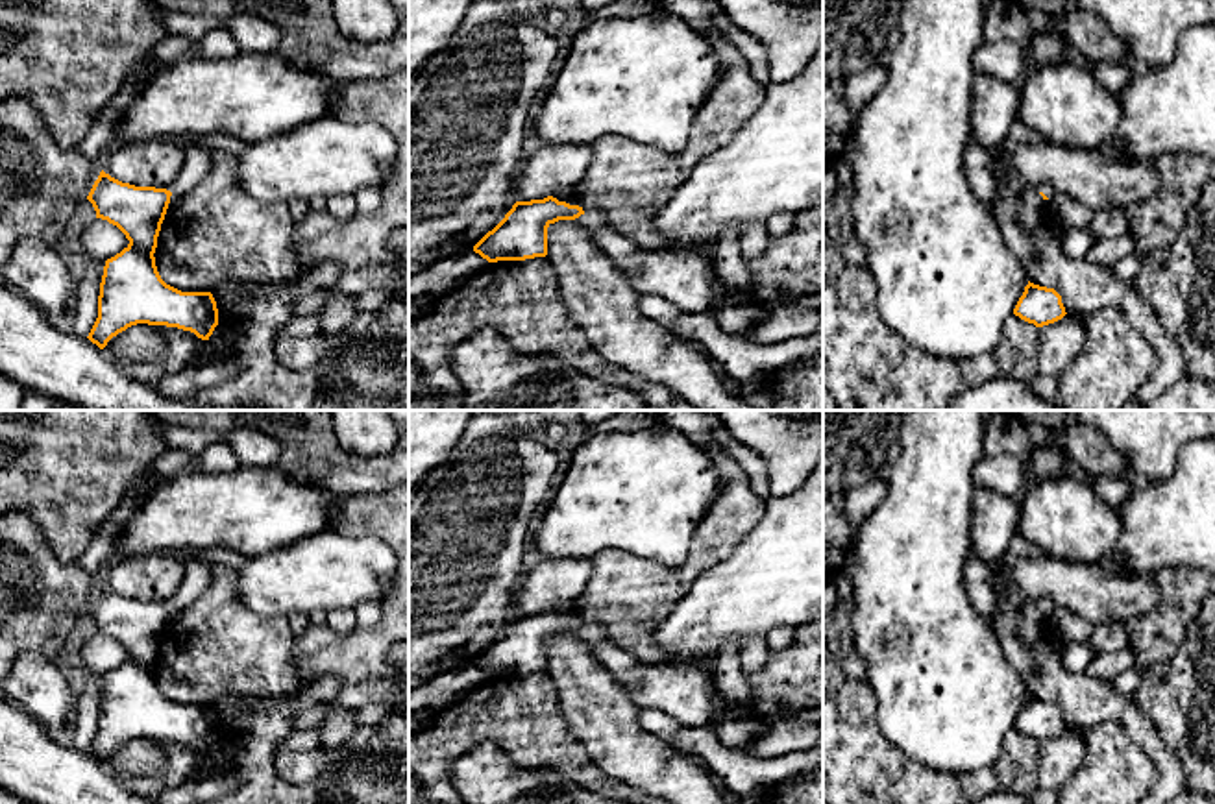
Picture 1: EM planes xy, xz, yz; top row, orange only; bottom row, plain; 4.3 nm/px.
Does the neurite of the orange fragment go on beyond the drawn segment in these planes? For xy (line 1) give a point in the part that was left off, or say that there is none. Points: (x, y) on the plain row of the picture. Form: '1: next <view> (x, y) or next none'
1: next xy (198, 573)

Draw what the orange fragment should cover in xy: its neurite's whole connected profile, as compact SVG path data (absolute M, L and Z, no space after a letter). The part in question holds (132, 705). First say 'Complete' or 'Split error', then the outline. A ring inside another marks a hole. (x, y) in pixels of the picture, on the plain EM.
Split error. M183 562L185 579L170 603L135 601L104 584L87 614L96 632L117 640L129 658L105 675L98 710L98 732L89 754L100 763L118 747L137 737L166 739L209 754L218 739L211 706L181 706L166 699L155 680L155 662L170 610L196 601L211 582L213 566Z

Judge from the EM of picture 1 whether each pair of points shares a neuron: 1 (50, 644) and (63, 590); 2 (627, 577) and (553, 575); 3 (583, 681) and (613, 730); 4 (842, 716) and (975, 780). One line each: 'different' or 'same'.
1: same
2: different
3: same
4: same

